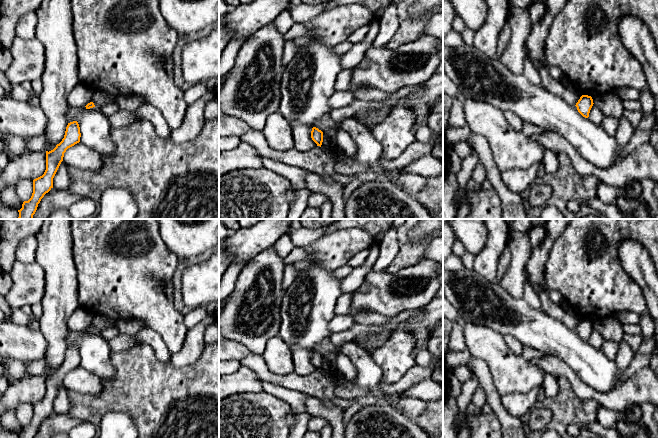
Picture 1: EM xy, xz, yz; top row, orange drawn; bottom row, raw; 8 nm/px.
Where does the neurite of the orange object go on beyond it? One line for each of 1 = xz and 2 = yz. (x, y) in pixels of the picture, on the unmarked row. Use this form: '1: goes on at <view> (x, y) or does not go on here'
1: does not go on here
2: does not go on here

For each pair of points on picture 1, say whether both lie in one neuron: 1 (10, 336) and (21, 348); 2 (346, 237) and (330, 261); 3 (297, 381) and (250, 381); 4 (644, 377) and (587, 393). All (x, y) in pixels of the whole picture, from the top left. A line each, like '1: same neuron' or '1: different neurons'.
1: same neuron
2: same neuron
3: different neurons
4: same neuron

